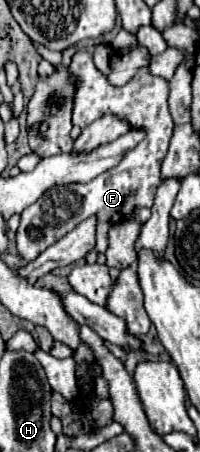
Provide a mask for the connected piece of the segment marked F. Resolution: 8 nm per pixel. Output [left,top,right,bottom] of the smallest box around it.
[16,50,174,262]

